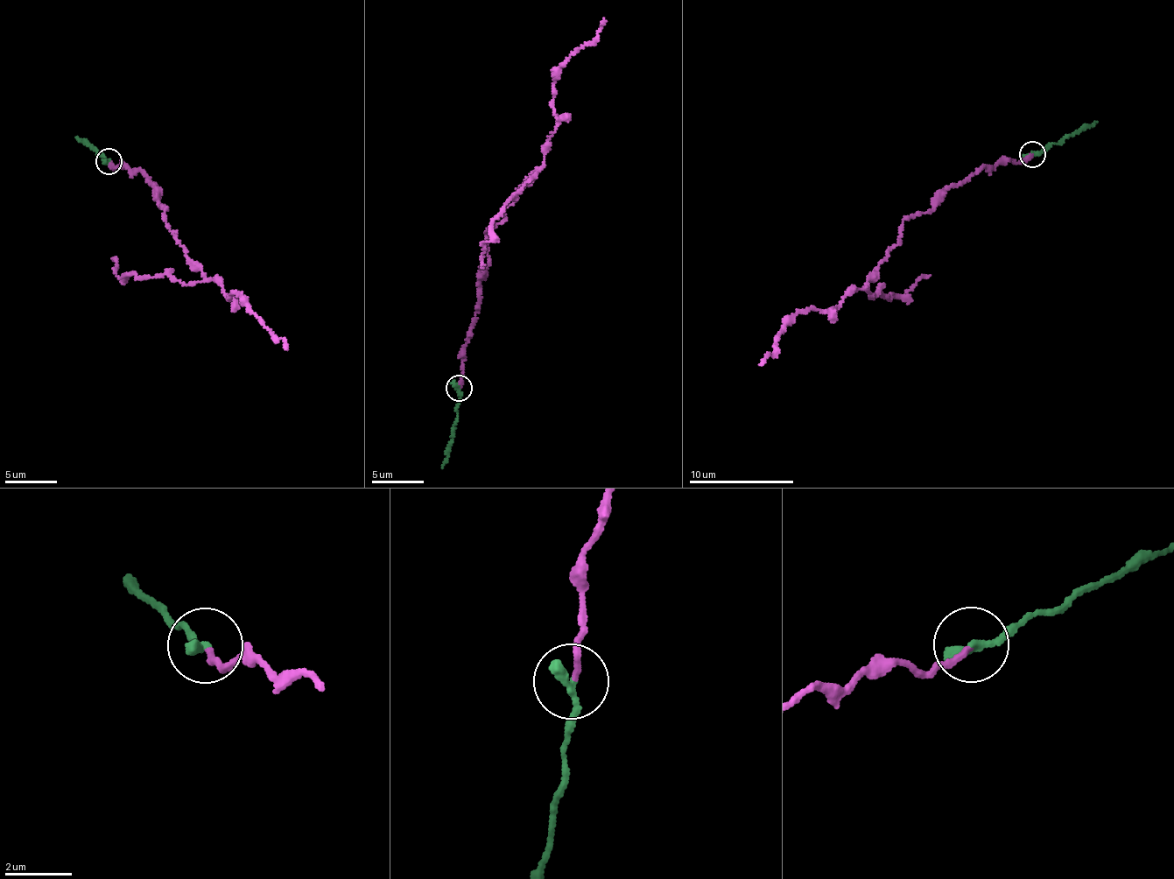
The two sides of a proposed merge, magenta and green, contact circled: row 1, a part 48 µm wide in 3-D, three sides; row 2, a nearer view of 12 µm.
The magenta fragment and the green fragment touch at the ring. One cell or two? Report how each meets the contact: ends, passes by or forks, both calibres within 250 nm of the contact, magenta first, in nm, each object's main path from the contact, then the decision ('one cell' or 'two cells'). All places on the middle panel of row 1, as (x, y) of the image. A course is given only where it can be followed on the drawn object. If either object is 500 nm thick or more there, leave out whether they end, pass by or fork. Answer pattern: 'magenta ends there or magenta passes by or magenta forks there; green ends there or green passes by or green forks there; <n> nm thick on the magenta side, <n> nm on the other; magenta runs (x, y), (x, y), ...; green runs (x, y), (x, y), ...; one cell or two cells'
magenta ends there; green ends there; 160 nm thick on the magenta side, 320 nm on the other; magenta runs (460, 387), (488, 265), (486, 232), (543, 165), (556, 123), (553, 85), (603, 18); green runs (460, 387), (453, 442), (442, 467); two cells

